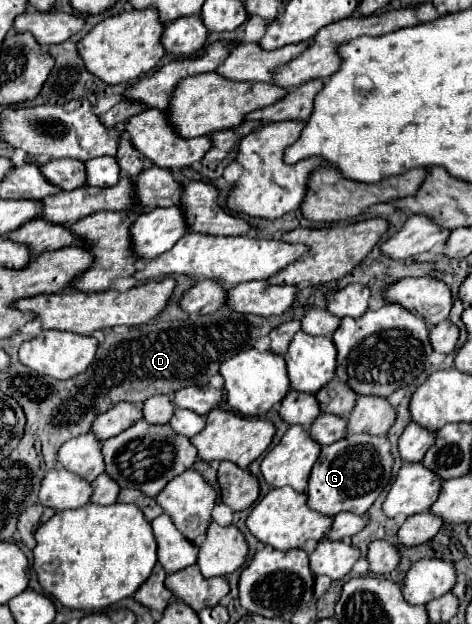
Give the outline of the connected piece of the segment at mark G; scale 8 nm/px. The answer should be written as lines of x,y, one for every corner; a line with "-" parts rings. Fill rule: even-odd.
352,434
334,444
322,446
308,480
308,504
326,516
336,516
346,510
366,514
366,510
390,484
392,466
394,458
390,452
390,440
386,436

